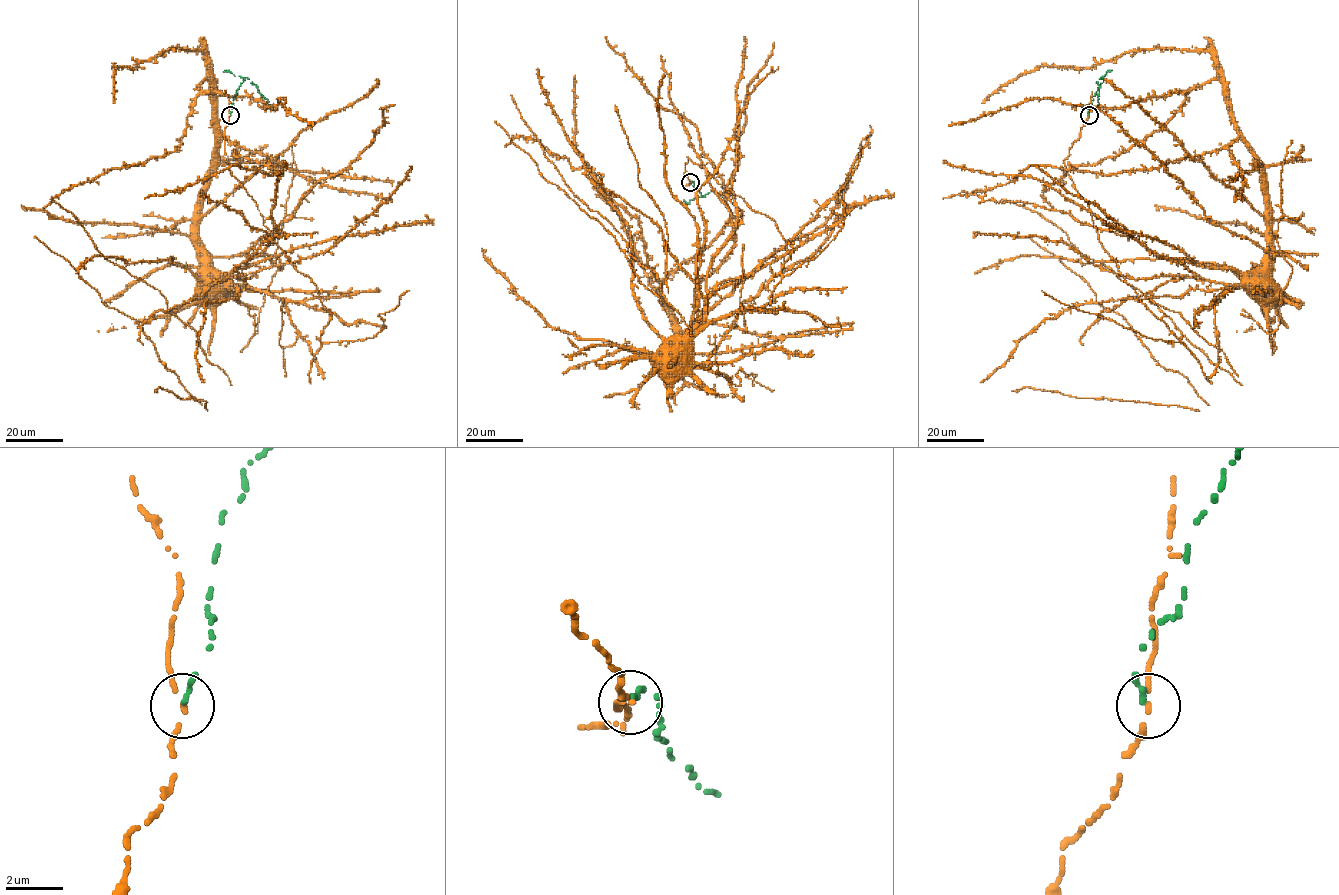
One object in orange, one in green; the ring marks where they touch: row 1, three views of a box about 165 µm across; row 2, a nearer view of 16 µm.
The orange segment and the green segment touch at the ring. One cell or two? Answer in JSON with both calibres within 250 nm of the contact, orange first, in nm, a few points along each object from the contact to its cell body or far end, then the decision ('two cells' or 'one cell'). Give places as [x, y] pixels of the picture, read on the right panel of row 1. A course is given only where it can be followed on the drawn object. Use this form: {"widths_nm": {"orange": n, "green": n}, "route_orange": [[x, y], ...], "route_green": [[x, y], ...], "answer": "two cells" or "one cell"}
{"widths_nm": {"orange": 110, "green": 200}, "route_orange": [[1088, 115], [1063, 163], [1092, 220], [1100, 218], [1168, 259], [1234, 267], [1242, 272], [1262, 272], [1262, 269]], "route_green": [[1088, 114], [1093, 96], [1104, 81], [1101, 77], [1098, 81], [1097, 105]], "answer": "two cells"}

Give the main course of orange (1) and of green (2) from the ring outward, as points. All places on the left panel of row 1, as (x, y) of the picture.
1: (230, 115), (224, 148), (231, 173), (263, 220), (270, 218), (275, 237), (243, 267), (228, 272), (205, 269)
2: (230, 114), (233, 96), (244, 77), (273, 105)

